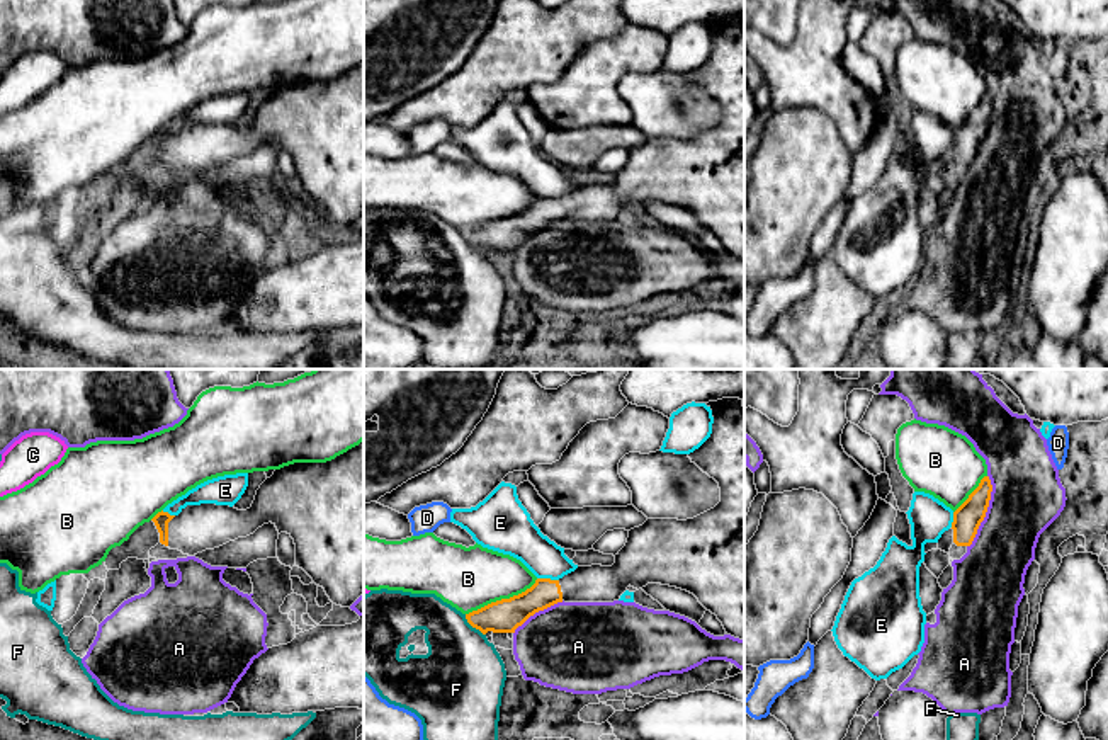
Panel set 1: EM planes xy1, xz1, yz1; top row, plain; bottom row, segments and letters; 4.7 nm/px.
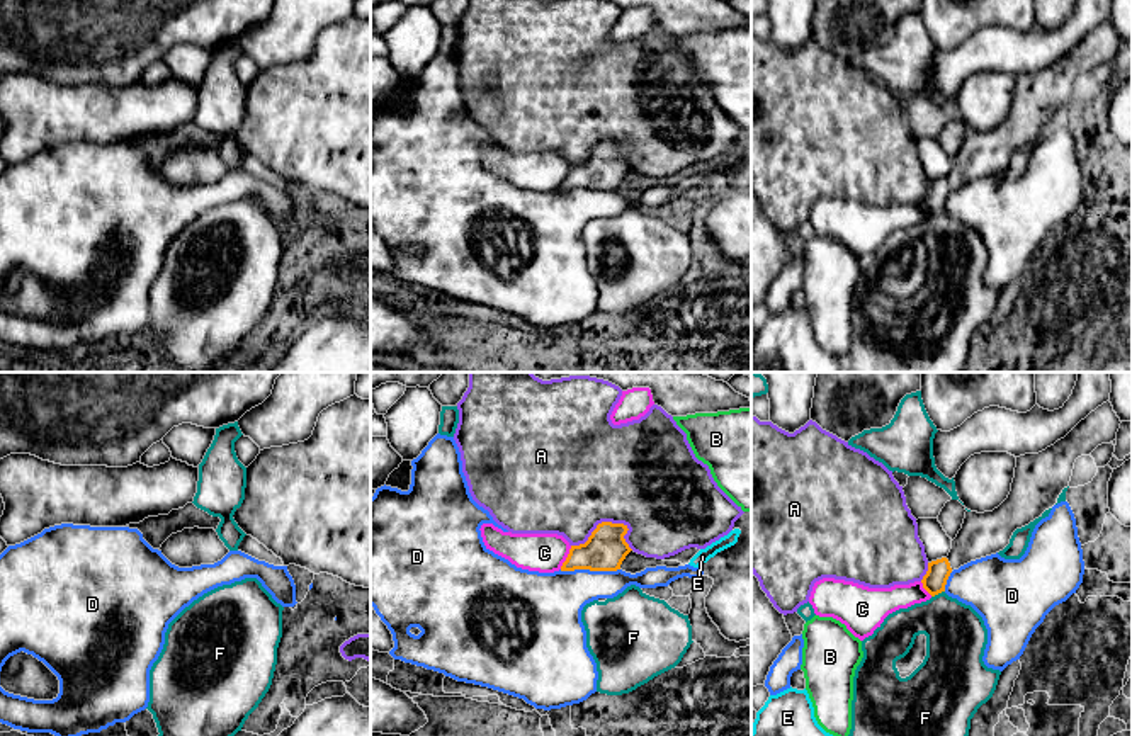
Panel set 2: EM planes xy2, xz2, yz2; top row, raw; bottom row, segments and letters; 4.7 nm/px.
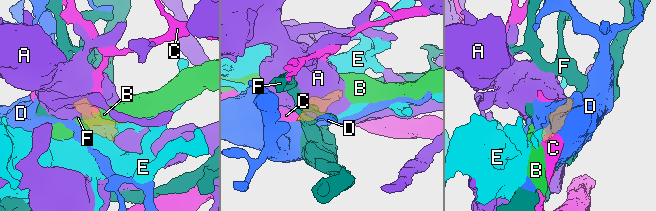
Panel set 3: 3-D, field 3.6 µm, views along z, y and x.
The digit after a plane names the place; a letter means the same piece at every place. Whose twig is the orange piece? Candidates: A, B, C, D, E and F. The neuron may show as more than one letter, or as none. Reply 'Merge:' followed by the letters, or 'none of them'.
Merge: none of them

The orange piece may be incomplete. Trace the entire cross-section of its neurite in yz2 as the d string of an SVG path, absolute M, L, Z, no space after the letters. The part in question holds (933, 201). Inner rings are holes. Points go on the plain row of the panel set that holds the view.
M1107 20L1054 65L1039 73L1016 76L1008 117L993 131L965 131L948 175L928 182L923 207L935 216L945 211L954 189L1003 170L1016 148L1028 144L1057 122L1062 109L1069 105L1076 78L1113 61L1120 42L1112 22Z

